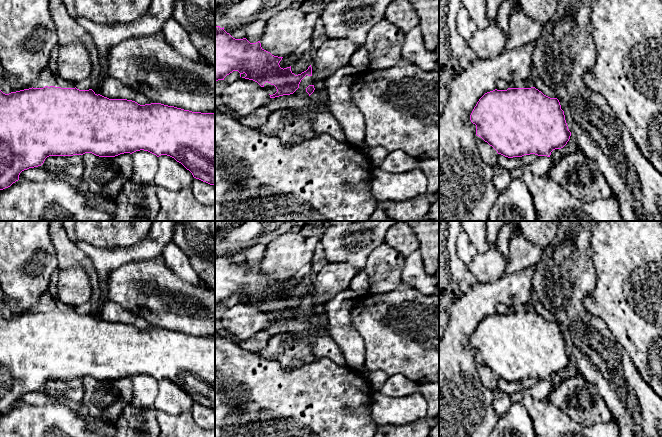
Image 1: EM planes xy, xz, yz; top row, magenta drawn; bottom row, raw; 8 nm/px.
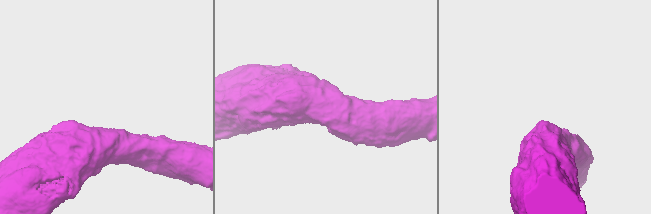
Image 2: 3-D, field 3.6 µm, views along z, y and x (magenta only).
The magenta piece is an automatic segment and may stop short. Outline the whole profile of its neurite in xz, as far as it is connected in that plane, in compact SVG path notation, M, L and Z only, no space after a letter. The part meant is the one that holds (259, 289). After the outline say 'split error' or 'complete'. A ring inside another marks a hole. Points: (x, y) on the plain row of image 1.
M215 250L215 305L238 295L240 301L253 304L261 311L266 306L274 309L277 316L270 322L293 318L306 299L312 300L312 291L295 299L291 290L280 291L282 282L264 274L260 265L250 267L246 262L235 263L224 251Z; complete

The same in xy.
M32 311L29 313L11 316L9 318L5 318L0 314L0 414L8 412L13 407L18 405L19 399L22 395L41 390L45 383L49 380L73 380L92 377L99 381L115 381L124 377L132 378L140 374L148 375L157 381L161 379L170 380L189 394L194 402L215 410L215 337L192 336L161 327L140 329L132 324L109 323L100 318L97 319L92 313L79 314L76 311Z; complete

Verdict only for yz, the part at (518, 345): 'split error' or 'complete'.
complete

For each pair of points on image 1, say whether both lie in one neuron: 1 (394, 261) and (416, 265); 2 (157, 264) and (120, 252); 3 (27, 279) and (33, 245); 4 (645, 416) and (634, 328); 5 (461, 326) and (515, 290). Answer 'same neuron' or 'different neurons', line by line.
1: different neurons
2: different neurons
3: same neuron
4: different neurons
5: same neuron

